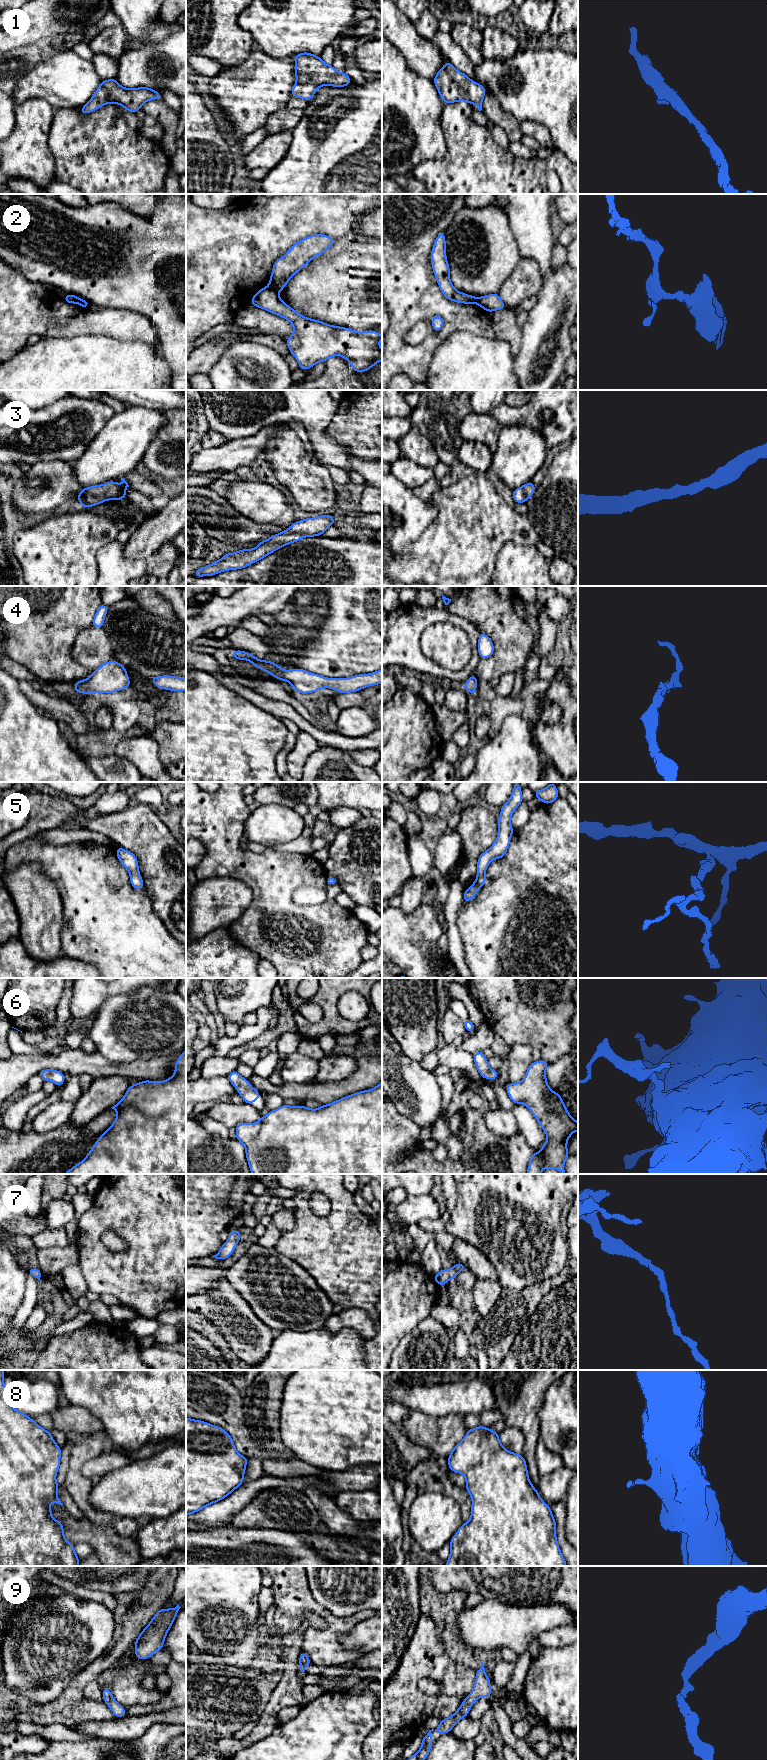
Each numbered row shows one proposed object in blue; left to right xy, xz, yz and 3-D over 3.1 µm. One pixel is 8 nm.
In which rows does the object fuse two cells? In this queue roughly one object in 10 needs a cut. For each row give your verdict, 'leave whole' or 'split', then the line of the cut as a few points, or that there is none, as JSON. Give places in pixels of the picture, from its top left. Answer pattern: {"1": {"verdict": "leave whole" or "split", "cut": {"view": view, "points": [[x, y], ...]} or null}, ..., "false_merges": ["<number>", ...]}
{"1": {"verdict": "leave whole", "cut": null}, "2": {"verdict": "split", "cut": {"view": "xz", "points": [[269, 286], [277, 292]]}}, "3": {"verdict": "leave whole", "cut": null}, "4": {"verdict": "leave whole", "cut": null}, "5": {"verdict": "leave whole", "cut": null}, "6": {"verdict": "leave whole", "cut": null}, "7": {"verdict": "leave whole", "cut": null}, "8": {"verdict": "leave whole", "cut": null}, "9": {"verdict": "leave whole", "cut": null}, "false_merges": ["2"]}

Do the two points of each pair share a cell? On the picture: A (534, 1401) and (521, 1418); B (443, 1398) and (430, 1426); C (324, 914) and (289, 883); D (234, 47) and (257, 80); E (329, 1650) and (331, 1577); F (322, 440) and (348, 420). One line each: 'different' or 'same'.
A: same
B: different
C: same
D: different
E: different
F: different

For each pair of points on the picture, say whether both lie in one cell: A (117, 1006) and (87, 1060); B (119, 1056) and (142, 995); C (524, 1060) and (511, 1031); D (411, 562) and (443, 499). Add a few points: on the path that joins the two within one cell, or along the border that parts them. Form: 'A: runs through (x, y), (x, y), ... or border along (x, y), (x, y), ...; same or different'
A: border along (97, 1050), (107, 1060), (117, 1063); different
B: runs through (119, 1041), (142, 1016), (142, 1010); same
C: border along (510, 1046), (525, 1044), (532, 1048); different
D: runs through (427, 546), (443, 530), (443, 515); same

